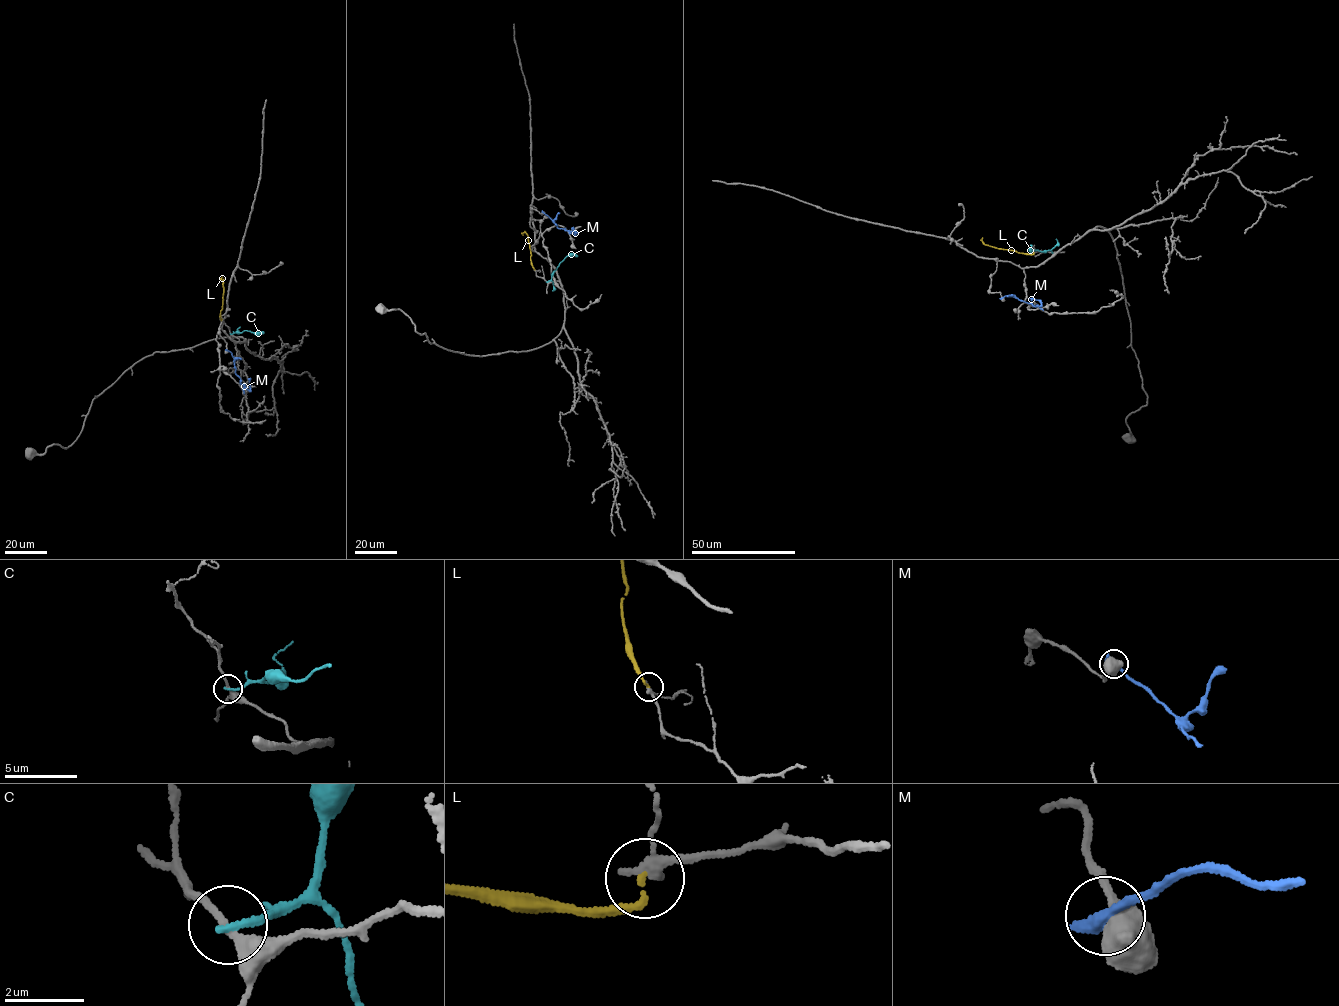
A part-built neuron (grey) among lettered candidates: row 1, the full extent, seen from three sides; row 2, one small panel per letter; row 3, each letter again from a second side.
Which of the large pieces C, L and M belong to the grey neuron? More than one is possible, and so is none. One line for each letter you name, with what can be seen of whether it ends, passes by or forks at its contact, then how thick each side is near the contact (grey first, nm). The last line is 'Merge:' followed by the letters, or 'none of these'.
Merge: none of these

